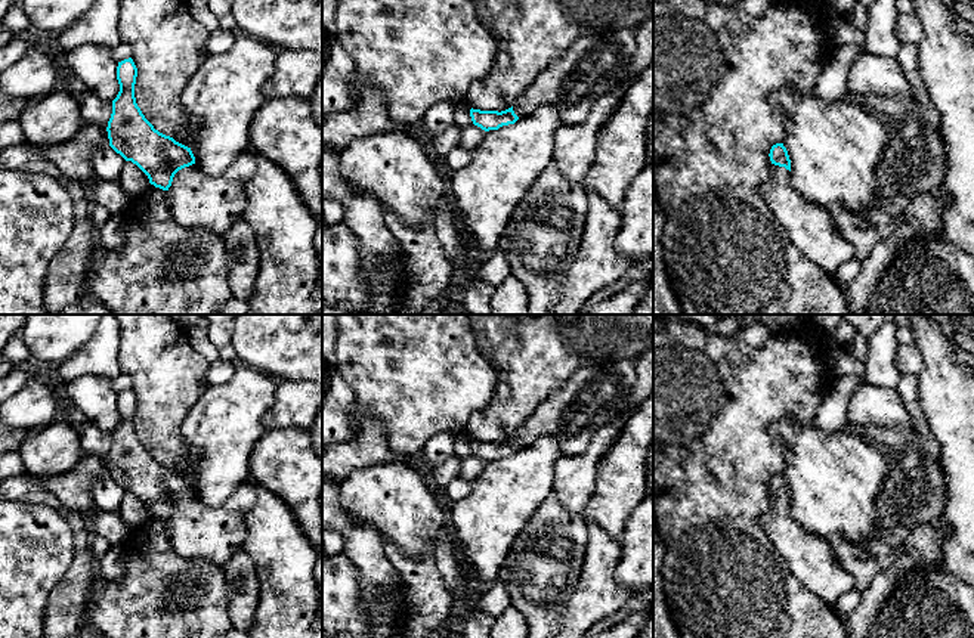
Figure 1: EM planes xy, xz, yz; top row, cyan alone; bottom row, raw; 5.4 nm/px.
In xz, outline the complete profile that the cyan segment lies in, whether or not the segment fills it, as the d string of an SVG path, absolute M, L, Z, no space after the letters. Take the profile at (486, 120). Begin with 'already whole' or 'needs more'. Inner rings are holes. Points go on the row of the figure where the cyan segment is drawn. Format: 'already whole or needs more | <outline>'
needs more | M636 28L619 30L613 34L584 35L541 71L535 81L520 93L511 108L501 112L471 108L471 121L485 131L498 130L534 114L541 106L550 105L559 111L562 126L581 123L603 95L631 81L628 68L636 50Z

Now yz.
needs more | M776 143L776 145L773 145L772 149L770 149L769 157L770 157L770 161L772 161L772 165L770 165L770 179L769 179L767 182L764 182L764 183L760 185L760 193L763 195L763 198L766 199L766 202L769 204L772 213L776 216L776 220L786 229L786 232L788 232L791 241L794 242L795 248L797 248L804 257L807 257L813 264L816 264L822 272L825 272L826 275L829 275L829 276L834 279L834 282L835 282L835 284L842 289L842 292L844 292L845 285L837 282L837 272L838 272L838 269L840 269L841 264L844 264L845 261L848 261L850 258L854 257L854 248L853 248L853 245L851 245L850 242L847 242L847 241L834 229L834 224L832 224L832 220L831 220L831 216L829 216L828 210L825 210L823 207L816 205L816 204L807 201L806 198L803 198L803 196L798 193L798 191L791 185L791 177L792 177L792 176L791 176L791 160L789 160L788 151L786 151L786 148L783 146L783 143Z

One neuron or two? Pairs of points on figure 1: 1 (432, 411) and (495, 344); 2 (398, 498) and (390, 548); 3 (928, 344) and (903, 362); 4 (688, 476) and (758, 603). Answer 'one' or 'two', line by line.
1: two
2: two
3: two
4: one

